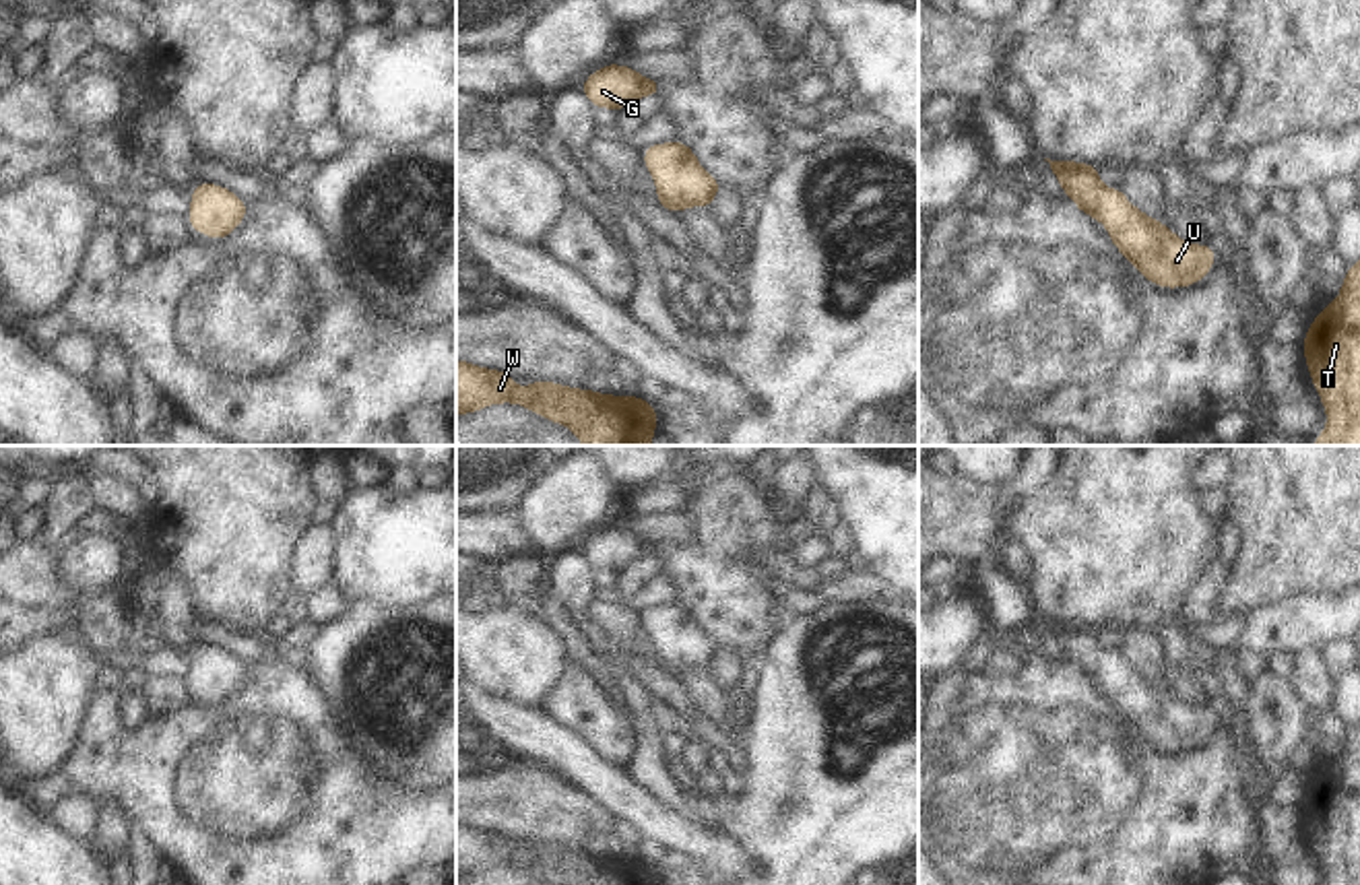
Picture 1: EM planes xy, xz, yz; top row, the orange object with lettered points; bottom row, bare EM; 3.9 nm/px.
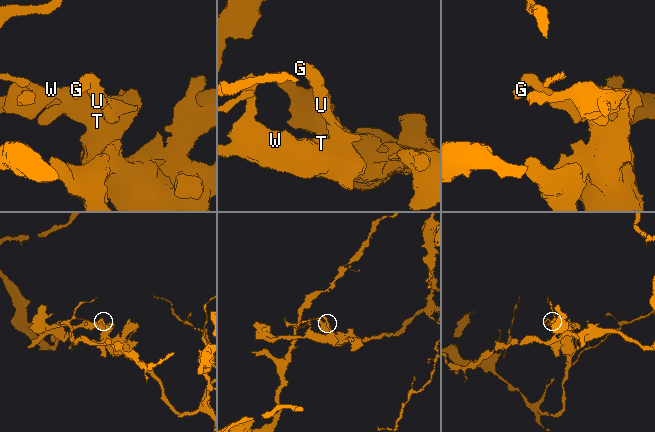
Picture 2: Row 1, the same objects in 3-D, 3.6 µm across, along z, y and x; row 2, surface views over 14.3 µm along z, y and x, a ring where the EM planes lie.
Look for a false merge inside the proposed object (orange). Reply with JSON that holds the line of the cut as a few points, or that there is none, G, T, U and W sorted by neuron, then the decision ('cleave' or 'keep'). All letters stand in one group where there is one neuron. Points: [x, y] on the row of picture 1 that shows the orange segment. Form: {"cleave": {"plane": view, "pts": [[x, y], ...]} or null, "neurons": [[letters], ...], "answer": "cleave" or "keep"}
{"cleave": null, "neurons": [["G", "T", "U", "W"]], "answer": "keep"}

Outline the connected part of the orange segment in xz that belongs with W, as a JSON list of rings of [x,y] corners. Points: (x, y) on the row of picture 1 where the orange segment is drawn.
[[[456,359],[456,415],[495,402],[516,402],[570,427],[584,446],[650,446],[660,421],[642,396],[607,396],[543,380],[516,388],[514,378]]]

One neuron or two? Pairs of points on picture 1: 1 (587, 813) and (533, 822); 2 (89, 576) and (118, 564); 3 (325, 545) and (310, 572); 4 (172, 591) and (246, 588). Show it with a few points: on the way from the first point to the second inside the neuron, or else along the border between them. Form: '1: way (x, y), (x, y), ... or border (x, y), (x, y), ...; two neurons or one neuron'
1: way (574, 813), (545, 813); one neuron
2: way (95, 570), (102, 564), (112, 564); one neuron
3: way (318, 551), (316, 566); one neuron
4: border (162, 553), (188, 582), (195, 605), (205, 617); two neurons

